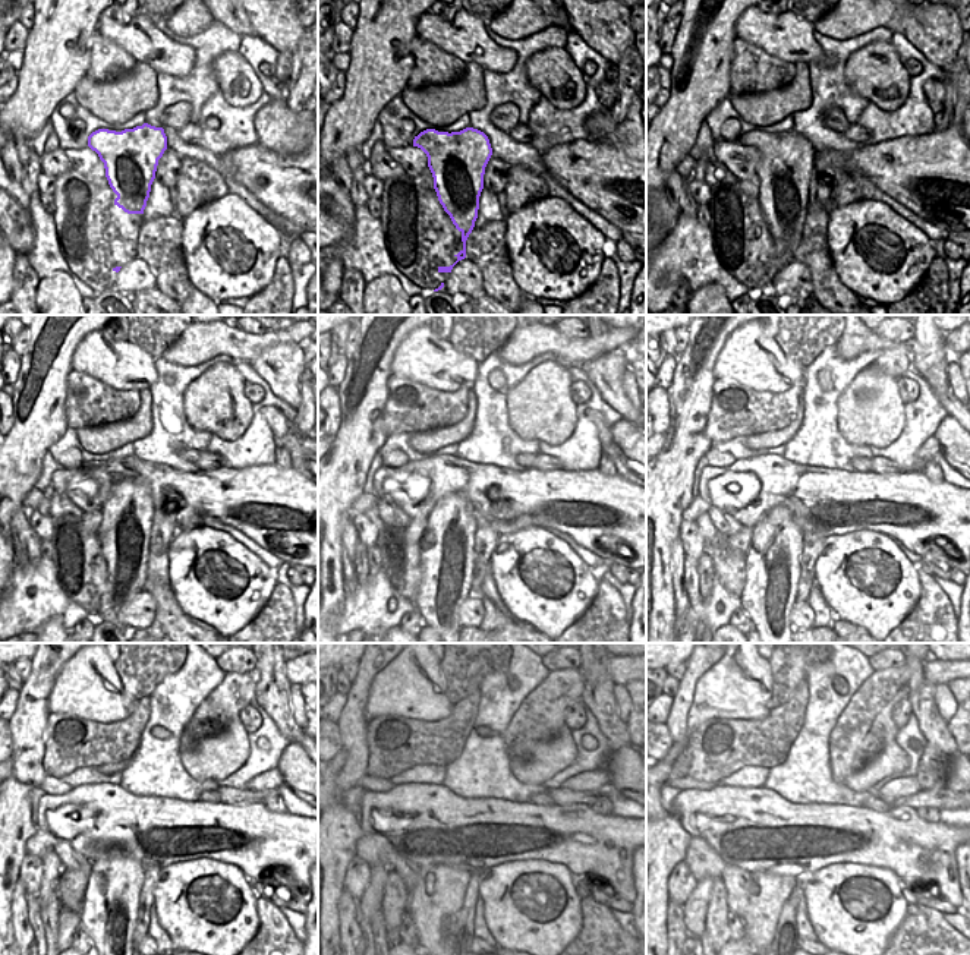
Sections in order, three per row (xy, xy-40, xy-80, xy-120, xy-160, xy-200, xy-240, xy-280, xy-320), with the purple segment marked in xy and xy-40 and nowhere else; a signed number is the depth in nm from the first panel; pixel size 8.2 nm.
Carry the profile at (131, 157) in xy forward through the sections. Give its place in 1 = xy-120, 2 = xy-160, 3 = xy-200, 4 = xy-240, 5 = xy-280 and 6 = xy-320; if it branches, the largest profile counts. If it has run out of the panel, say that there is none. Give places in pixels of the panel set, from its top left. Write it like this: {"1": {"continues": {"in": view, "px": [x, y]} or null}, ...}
{"1": {"continues": {"in": "xy-120", "px": [125, 529]}}, "2": {"continues": {"in": "xy-160", "px": [447, 579]}}, "3": {"continues": {"in": "xy-200", "px": [769, 593]}}, "4": {"continues": {"in": "xy-240", "px": [110, 917]}}, "5": {"continues": {"in": "xy-280", "px": [437, 916]}}, "6": {"continues": {"in": "xy-320", "px": [761, 913]}}}

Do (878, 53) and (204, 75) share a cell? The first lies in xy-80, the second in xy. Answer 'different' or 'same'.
different

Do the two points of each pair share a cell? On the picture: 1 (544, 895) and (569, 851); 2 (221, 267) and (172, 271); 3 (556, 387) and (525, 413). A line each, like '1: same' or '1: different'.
1: different
2: different
3: same

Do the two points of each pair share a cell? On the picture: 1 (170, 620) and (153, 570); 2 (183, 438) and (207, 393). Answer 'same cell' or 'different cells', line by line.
1: same cell
2: different cells

